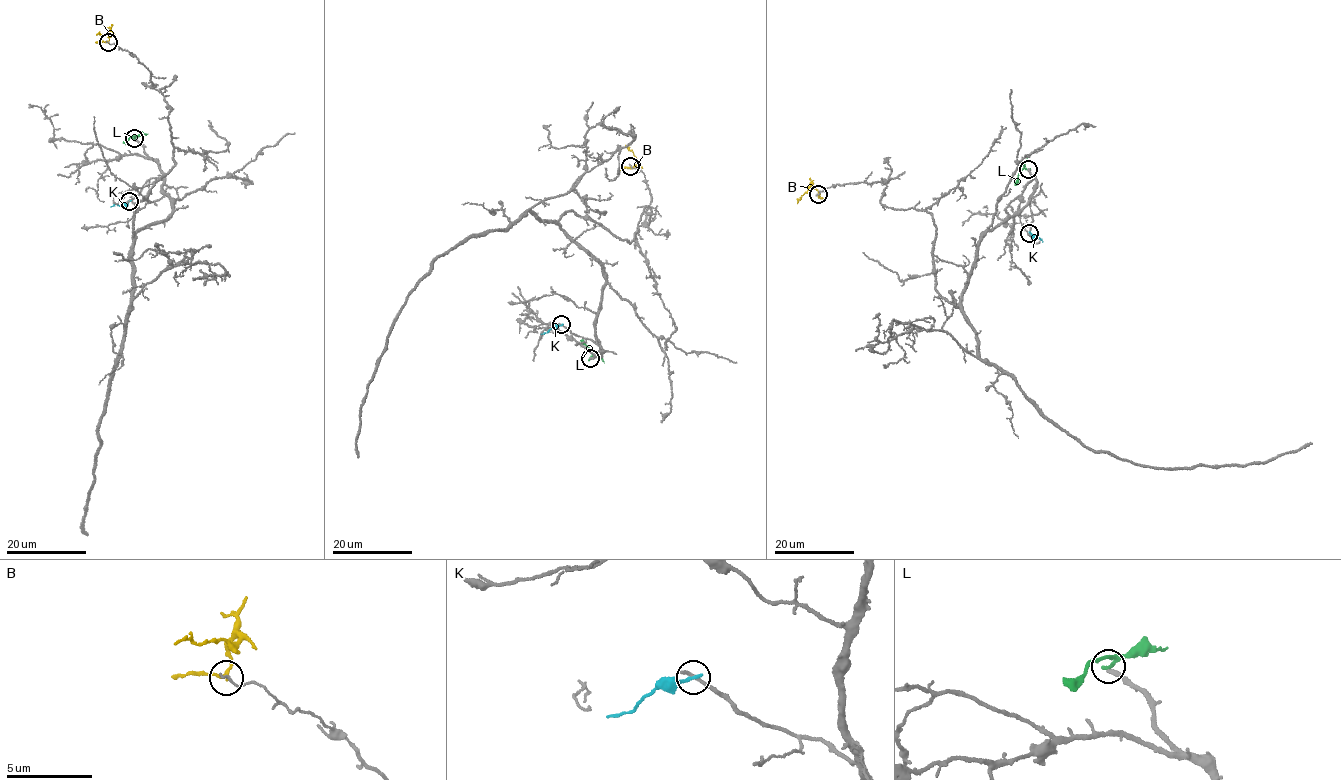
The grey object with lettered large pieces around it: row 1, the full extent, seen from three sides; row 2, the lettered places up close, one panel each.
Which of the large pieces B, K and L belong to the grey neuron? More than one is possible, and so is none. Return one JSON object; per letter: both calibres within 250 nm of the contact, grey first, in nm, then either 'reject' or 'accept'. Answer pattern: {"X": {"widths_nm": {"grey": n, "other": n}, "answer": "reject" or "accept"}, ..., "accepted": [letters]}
{"B": {"widths_nm": {"grey": 150, "other": 140}, "answer": "reject"}, "K": {"widths_nm": {"grey": 280, "other": 220}, "answer": "reject"}, "L": {"widths_nm": {"grey": 240, "other": 160}, "answer": "reject"}, "accepted": []}

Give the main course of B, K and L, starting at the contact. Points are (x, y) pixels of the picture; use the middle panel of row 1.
B: (630, 167), (637, 161), (625, 145)
K: (561, 324), (540, 333)
L: (590, 358), (591, 351), (582, 339)

